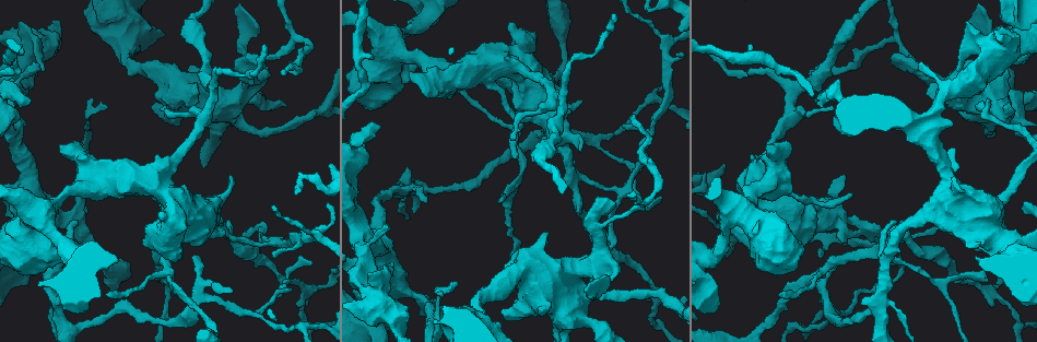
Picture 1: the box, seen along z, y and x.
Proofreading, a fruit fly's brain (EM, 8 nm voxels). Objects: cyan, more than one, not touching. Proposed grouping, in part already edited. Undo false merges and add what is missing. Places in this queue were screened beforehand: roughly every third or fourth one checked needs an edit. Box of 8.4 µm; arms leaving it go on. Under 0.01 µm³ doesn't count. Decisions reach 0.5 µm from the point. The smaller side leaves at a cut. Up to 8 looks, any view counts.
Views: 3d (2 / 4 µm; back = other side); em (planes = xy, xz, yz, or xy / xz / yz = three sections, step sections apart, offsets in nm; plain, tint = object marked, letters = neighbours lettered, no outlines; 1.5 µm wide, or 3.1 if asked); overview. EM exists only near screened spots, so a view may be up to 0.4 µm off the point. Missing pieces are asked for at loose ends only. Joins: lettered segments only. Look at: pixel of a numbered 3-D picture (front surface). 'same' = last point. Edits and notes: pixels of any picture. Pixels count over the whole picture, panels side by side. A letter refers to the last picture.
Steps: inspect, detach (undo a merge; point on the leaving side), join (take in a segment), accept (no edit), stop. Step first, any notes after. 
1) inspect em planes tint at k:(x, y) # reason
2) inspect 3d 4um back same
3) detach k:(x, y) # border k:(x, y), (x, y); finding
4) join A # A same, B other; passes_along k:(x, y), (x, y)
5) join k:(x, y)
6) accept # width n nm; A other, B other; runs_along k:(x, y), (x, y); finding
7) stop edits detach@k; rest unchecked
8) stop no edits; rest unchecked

inspect em planes letters at 1:(370, 274) # thick end

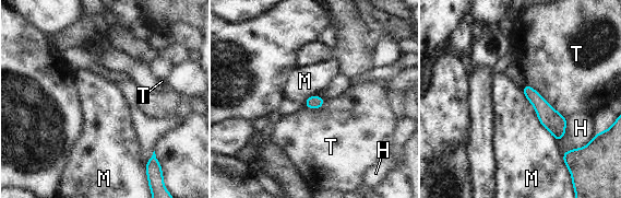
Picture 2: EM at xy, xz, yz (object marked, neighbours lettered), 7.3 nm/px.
accept # longest_contact M 480 nm; H other, M other, T other; runs_along 2:(526, 88), (556, 124), (558, 137); no lettered segment goes on from it

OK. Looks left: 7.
inspect 3d 4um back at 1:(804, 250) # free end

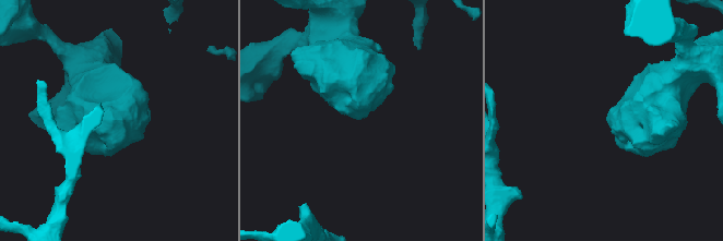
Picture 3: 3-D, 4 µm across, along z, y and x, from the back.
inspect em planes tint at 3:(361, 118)

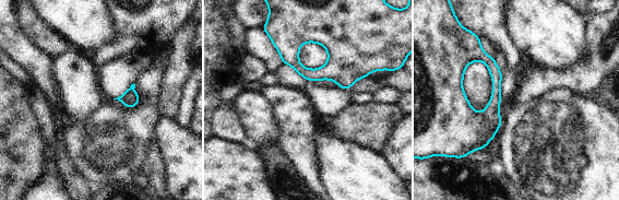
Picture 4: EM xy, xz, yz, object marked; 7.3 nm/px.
inspect em planes letters same

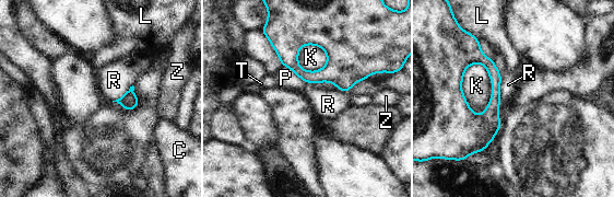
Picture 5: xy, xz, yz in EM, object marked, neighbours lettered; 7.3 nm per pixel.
accept # C other, K other, L other, P other, R other, T other, Z other; runs_along 5:(477, 50), (495, 76), (480, 149); no lettered segment goes on from it

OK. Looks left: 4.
inspect em planes letters at 1:(780, 295)

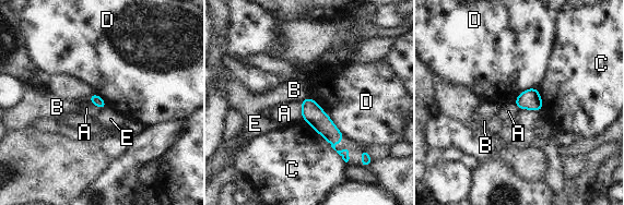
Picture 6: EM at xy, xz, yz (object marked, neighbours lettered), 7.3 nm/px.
accept # A other, B other, C other, D other, E other; no lettered segment goes on from it

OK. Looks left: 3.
stop no edits; rest unchecked

